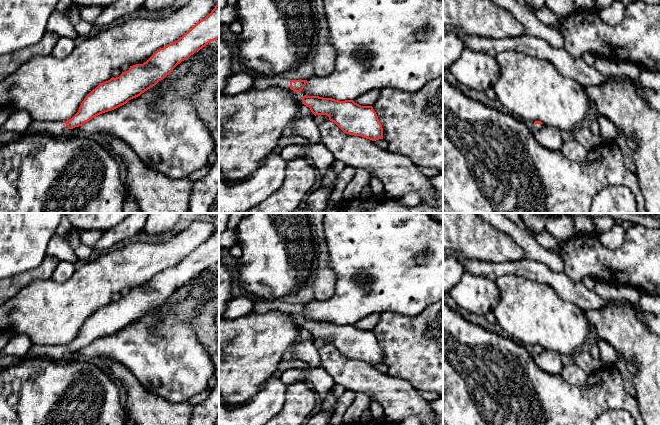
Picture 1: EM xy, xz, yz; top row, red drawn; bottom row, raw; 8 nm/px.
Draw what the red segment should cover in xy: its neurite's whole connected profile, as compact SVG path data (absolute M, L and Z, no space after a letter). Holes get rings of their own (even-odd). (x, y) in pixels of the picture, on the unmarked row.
M219 228L215 230L209 239L197 246L177 265L157 274L143 288L130 290L129 294L122 296L119 301L112 301L110 304L99 308L84 322L78 336L71 343L65 346L44 346L33 344L26 357L60 360L67 353L82 350L92 342L102 337L114 334L126 328L129 324L140 320L142 317L155 310L159 305L163 304L182 285L208 269L211 265L217 263L219 263Z

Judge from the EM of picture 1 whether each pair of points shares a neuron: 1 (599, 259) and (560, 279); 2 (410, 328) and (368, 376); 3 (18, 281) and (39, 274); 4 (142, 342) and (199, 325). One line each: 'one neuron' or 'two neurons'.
1: two neurons
2: two neurons
3: one neuron
4: two neurons

